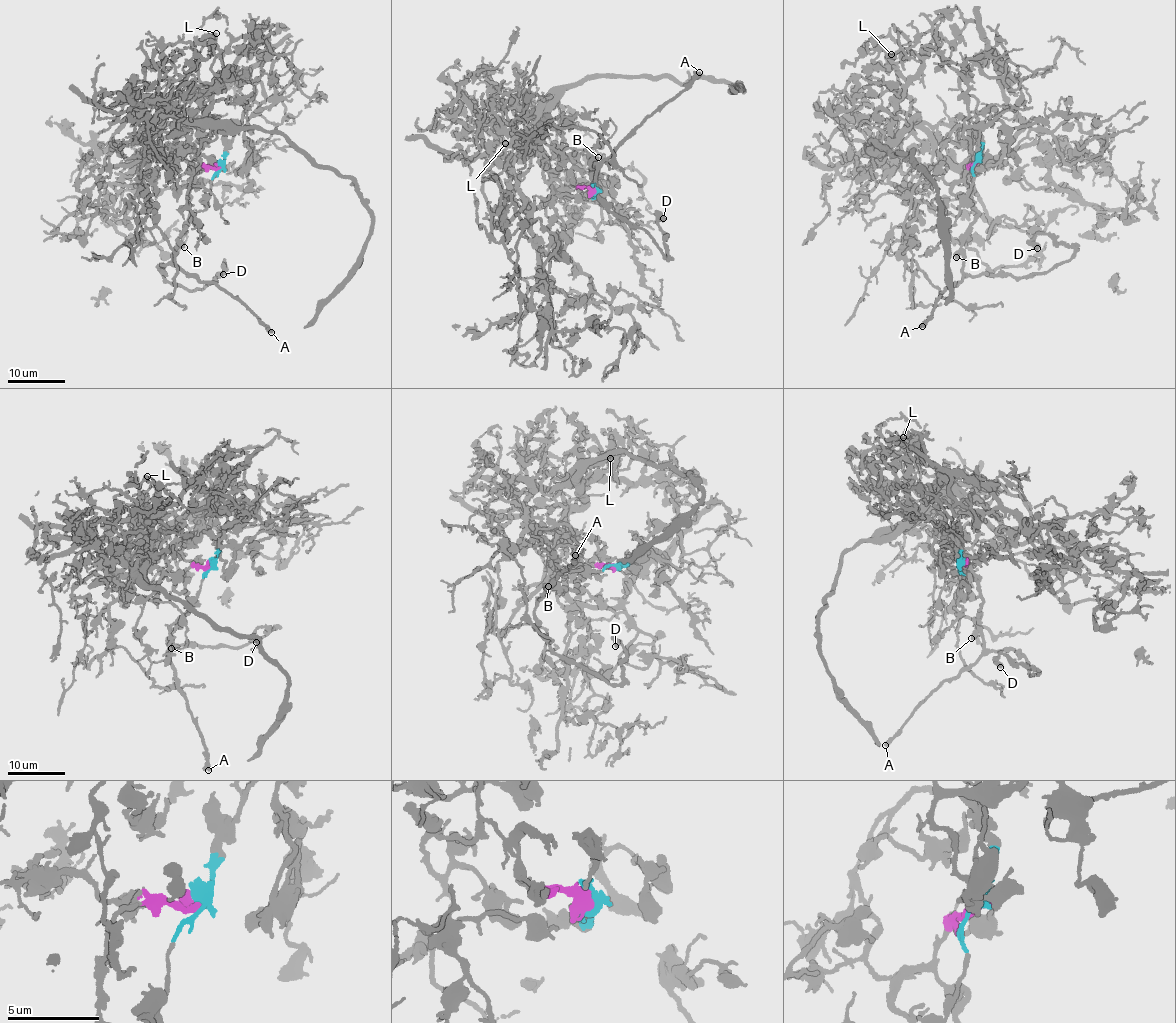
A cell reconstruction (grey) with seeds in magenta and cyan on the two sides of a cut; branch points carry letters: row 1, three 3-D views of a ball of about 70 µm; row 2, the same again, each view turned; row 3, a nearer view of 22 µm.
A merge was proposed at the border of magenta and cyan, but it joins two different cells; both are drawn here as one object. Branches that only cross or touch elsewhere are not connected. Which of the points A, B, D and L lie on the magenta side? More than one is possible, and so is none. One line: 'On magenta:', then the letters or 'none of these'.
On magenta: A, B, D

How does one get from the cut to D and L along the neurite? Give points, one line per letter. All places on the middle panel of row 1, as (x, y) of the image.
D: (593, 190), (572, 184), (592, 188), (596, 165), (595, 195), (650, 233), (666, 258), (664, 219)
L: (593, 190), (567, 189), (601, 206), (601, 222), (573, 224), (557, 256), (539, 250), (505, 143)

